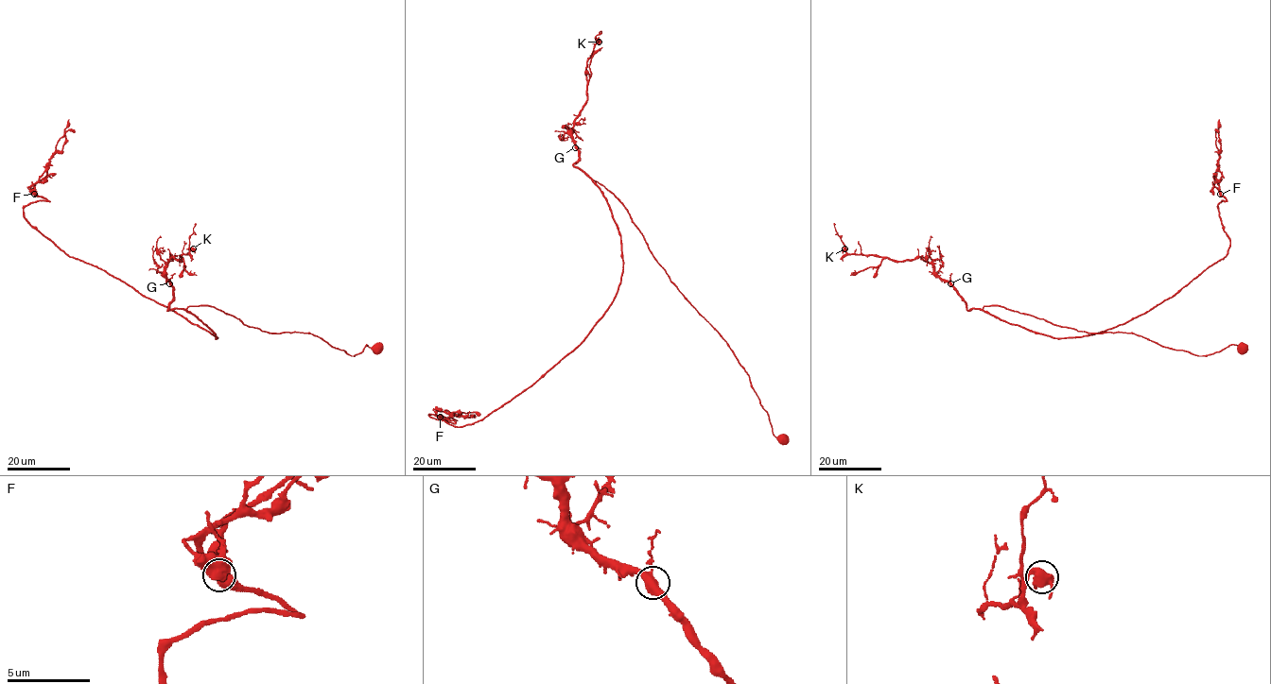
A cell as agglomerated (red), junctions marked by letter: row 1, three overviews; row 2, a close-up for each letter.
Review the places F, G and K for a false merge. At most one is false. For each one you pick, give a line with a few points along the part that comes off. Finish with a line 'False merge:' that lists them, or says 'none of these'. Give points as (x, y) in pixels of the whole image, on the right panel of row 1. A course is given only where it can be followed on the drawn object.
F: (1220, 194), (1219, 182), (1222, 175), (1217, 165)
False merge: F

